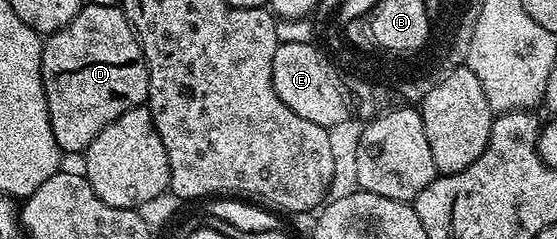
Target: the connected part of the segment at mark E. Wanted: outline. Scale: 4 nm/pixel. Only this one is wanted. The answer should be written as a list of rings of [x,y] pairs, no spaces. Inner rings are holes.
[[[314,42],[279,44],[277,53],[273,53],[273,89],[297,117],[305,117],[305,121],[313,121],[313,125],[335,129],[346,117],[347,109],[349,113],[349,107],[336,76],[315,46]]]

